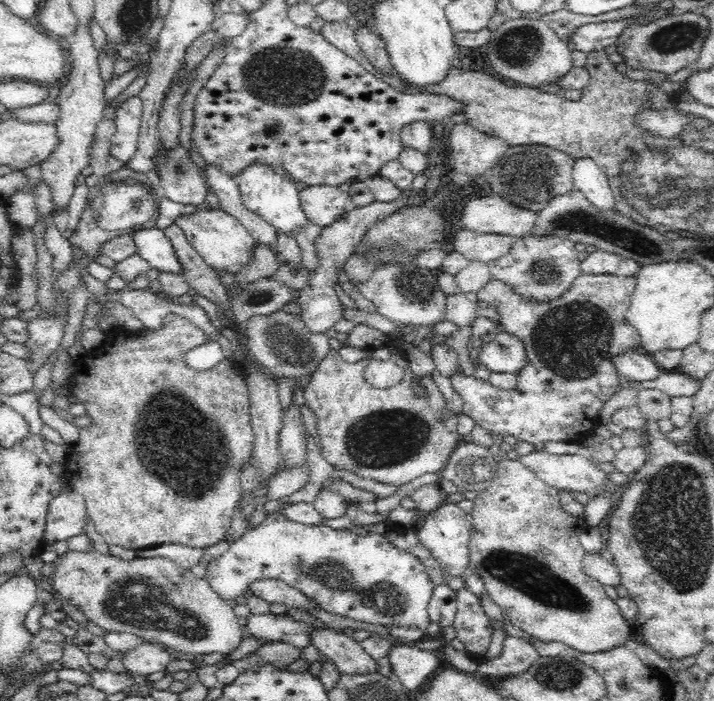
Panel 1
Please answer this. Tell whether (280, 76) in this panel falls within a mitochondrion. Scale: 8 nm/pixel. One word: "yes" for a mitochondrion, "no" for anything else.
yes

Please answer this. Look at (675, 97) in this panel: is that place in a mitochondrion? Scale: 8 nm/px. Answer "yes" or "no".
no

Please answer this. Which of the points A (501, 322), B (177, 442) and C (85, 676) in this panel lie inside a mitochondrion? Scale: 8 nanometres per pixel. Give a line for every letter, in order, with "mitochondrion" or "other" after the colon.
A: other
B: mitochondrion
C: other

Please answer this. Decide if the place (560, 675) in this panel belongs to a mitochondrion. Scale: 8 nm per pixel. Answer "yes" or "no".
yes

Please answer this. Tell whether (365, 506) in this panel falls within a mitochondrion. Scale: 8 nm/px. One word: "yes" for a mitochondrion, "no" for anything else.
no

